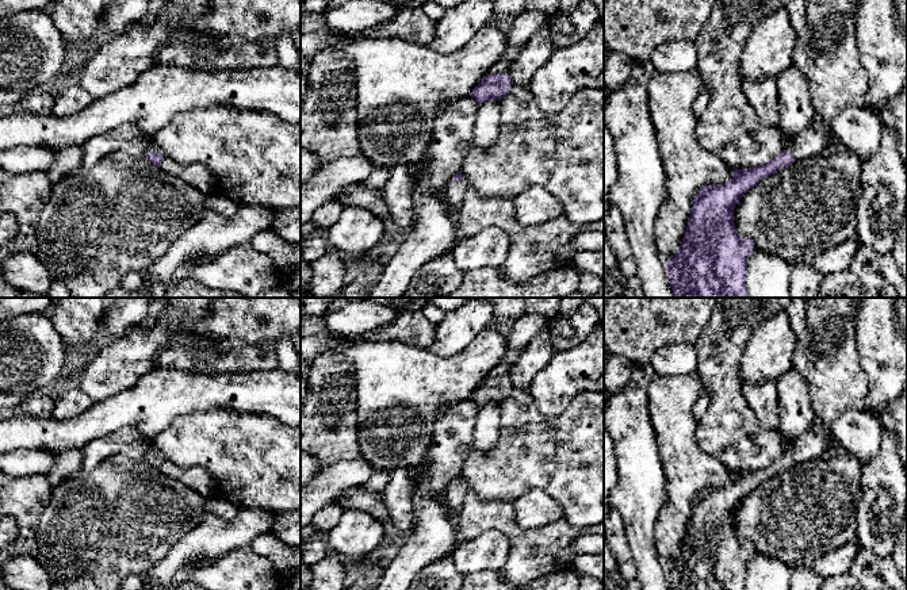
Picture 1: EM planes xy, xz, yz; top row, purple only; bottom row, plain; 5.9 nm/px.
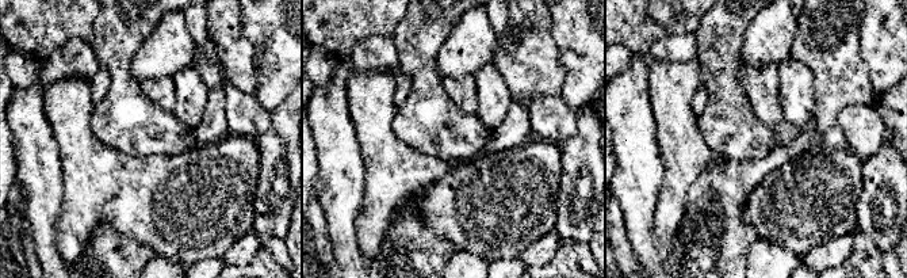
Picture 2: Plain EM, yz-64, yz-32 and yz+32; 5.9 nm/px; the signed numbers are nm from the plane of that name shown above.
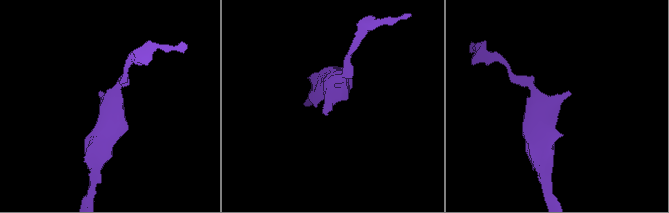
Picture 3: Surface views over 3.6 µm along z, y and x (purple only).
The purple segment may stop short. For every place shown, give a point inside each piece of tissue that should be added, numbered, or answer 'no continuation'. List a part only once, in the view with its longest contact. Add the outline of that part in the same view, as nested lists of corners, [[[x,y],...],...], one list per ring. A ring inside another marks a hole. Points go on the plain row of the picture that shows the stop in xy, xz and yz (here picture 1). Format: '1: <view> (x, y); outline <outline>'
1: xy (152, 451); outline [[[154,442],[148,449],[146,456],[145,456],[145,460],[148,460],[148,459],[150,459],[153,456],[158,456],[158,457],[162,457],[165,460],[165,456],[157,449],[157,447],[156,447]]]

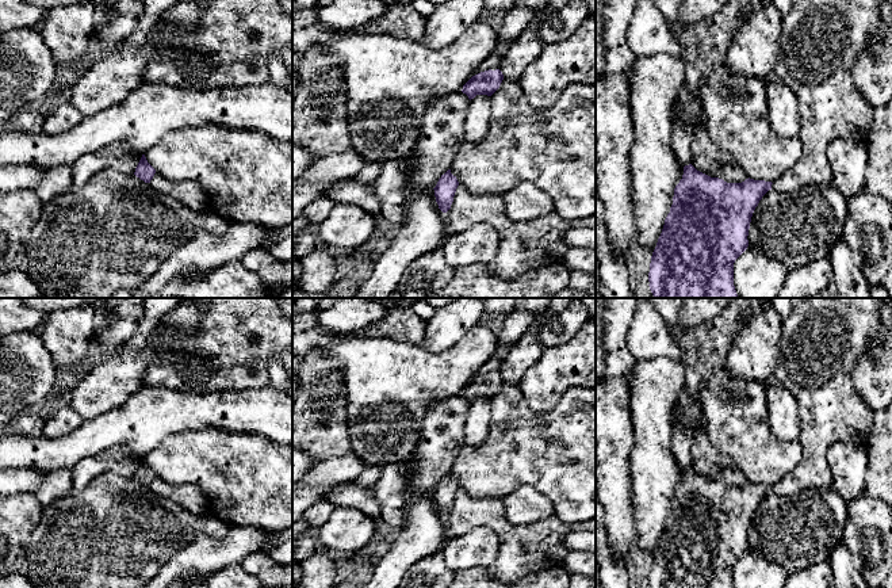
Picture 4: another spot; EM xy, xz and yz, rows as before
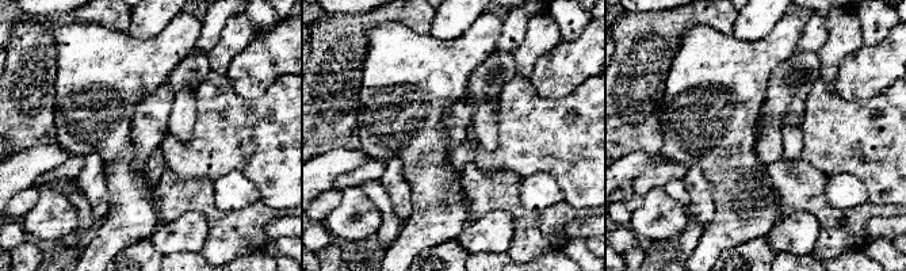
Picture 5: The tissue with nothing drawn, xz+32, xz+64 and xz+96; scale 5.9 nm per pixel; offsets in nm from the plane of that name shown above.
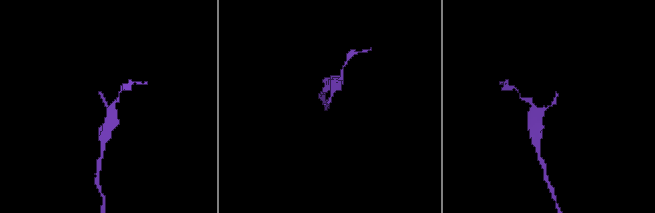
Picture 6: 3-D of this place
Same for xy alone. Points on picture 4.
no continuation

